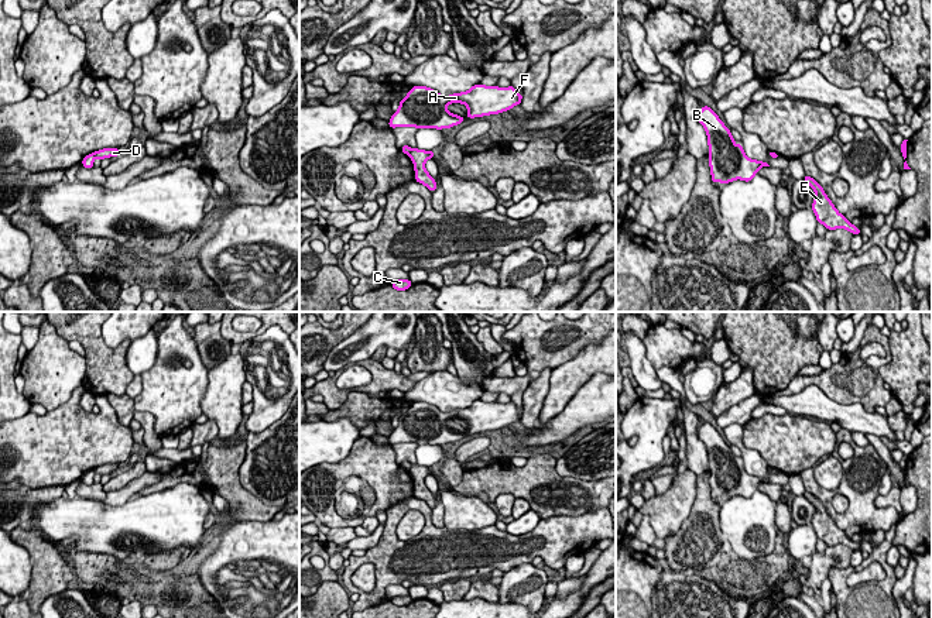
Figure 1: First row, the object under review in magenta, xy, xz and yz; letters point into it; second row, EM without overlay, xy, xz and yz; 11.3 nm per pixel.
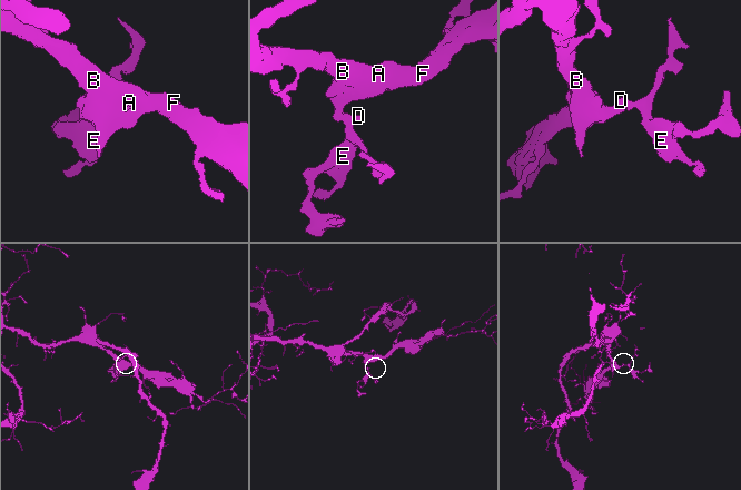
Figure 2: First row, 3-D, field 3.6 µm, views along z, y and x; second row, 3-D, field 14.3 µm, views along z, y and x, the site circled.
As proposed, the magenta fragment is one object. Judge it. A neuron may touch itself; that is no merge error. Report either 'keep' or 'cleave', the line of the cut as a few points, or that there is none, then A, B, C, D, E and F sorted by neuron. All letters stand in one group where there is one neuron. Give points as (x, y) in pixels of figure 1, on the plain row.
cleave; cut in xy along (92, 470), (95, 473); A B F / C D E

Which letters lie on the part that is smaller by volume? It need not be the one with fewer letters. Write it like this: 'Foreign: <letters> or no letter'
Foreign: C, D, E

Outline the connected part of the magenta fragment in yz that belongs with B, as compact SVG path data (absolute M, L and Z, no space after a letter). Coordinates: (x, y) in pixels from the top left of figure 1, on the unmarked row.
M709 422L702 423L698 436L707 450L707 471L713 499L727 501L736 495L750 498L761 483L770 483L767 478L750 475L744 470L743 460L734 460L736 456L730 446Z

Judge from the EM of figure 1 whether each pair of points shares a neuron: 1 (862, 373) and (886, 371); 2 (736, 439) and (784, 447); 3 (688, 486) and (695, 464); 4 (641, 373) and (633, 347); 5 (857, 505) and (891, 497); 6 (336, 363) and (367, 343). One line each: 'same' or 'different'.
1: different
2: different
3: different
4: same
5: different
6: same

